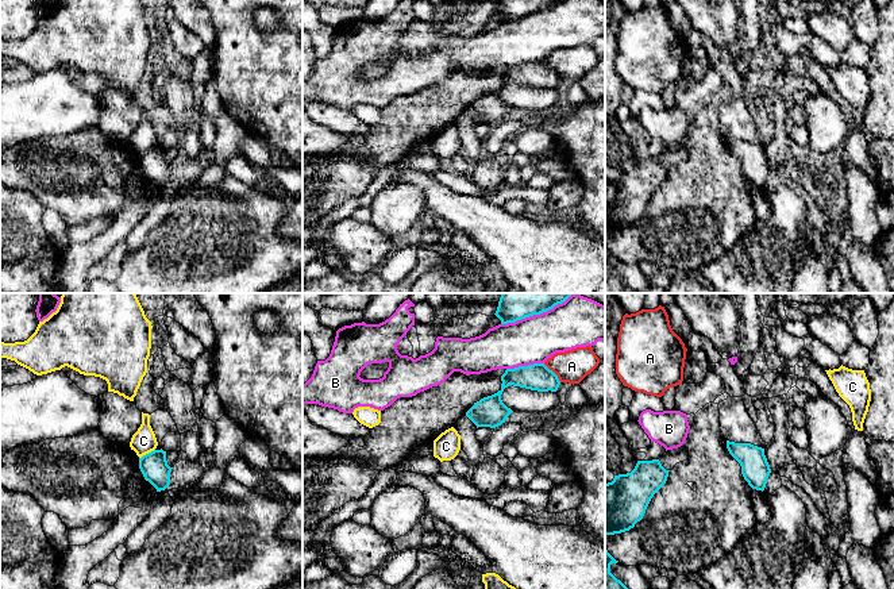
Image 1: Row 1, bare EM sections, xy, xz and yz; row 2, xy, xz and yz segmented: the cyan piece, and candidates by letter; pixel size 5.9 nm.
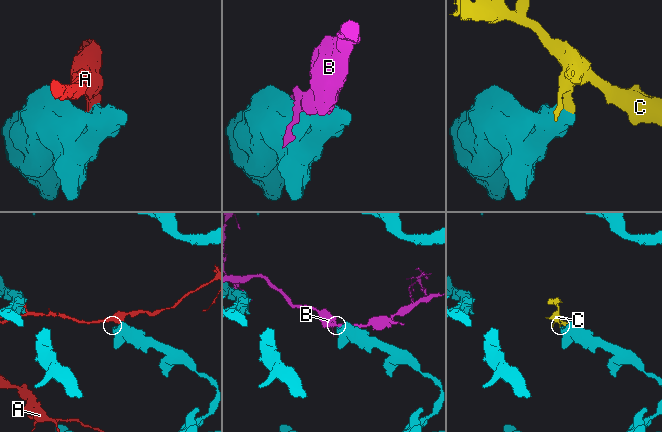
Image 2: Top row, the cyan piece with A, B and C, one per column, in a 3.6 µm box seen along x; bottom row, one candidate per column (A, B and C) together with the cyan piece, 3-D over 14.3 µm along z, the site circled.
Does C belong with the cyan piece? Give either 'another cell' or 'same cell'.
another cell

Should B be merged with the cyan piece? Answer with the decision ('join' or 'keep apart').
keep apart

